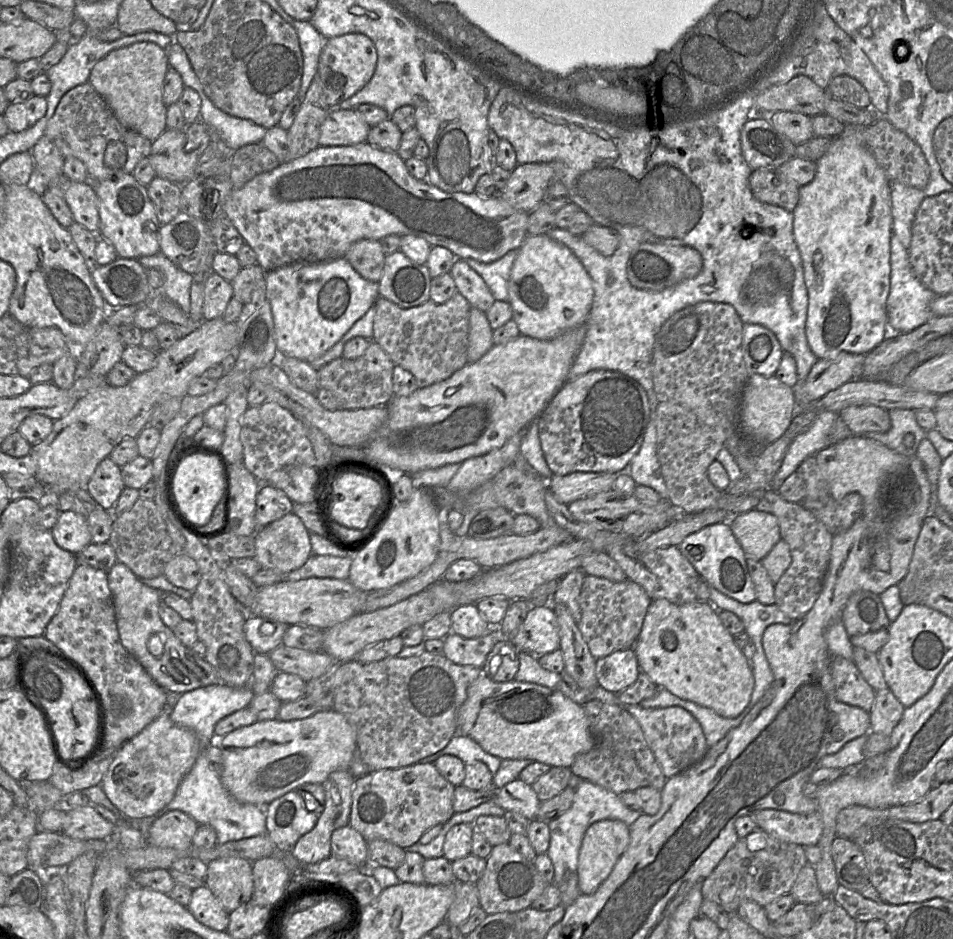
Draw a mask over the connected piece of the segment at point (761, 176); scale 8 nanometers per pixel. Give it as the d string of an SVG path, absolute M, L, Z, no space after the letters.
M753 170L749 187L754 197L767 204L776 205L793 212L799 201L799 188L776 170Z

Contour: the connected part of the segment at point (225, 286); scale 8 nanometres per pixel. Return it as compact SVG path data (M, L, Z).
M215 272L212 273L206 281L204 289L203 319L222 318L233 296L231 282Z

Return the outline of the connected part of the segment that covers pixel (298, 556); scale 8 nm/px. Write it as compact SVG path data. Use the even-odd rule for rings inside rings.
M293 512L258 529L255 537L255 559L263 569L274 569L284 574L302 567L312 555L310 533Z

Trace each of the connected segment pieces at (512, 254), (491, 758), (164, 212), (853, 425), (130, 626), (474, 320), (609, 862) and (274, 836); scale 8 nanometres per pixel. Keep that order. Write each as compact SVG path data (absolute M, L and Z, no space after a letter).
M510 250L504 256L491 263L483 263L472 258L464 260L485 281L496 300L509 302L508 280L518 250Z
M457 733L444 749L420 760L418 763L434 763L443 755L456 756L462 760L465 765L479 761L483 762L487 765L493 775L497 773L502 762L500 758L484 751L473 739Z
M156 176L147 186L147 193L161 225L170 223L181 212L181 185Z
M852 405L838 413L854 435L886 432L891 427L889 411L877 406Z
M117 562L108 572L120 640L125 649L142 665L150 677L168 693L183 694L211 684L220 684L216 670L186 647L159 616L161 603L157 590L145 585L124 564Z
M471 307L469 313L469 347L468 363L476 362L483 357L494 345L493 330L486 313L478 308Z
M601 820L586 830L578 856L578 887L581 894L593 894L608 878L630 842L629 826L620 820Z
M290 791L269 803L266 833L282 855L290 852L296 842L314 828L318 818L318 814L306 809L297 791Z

